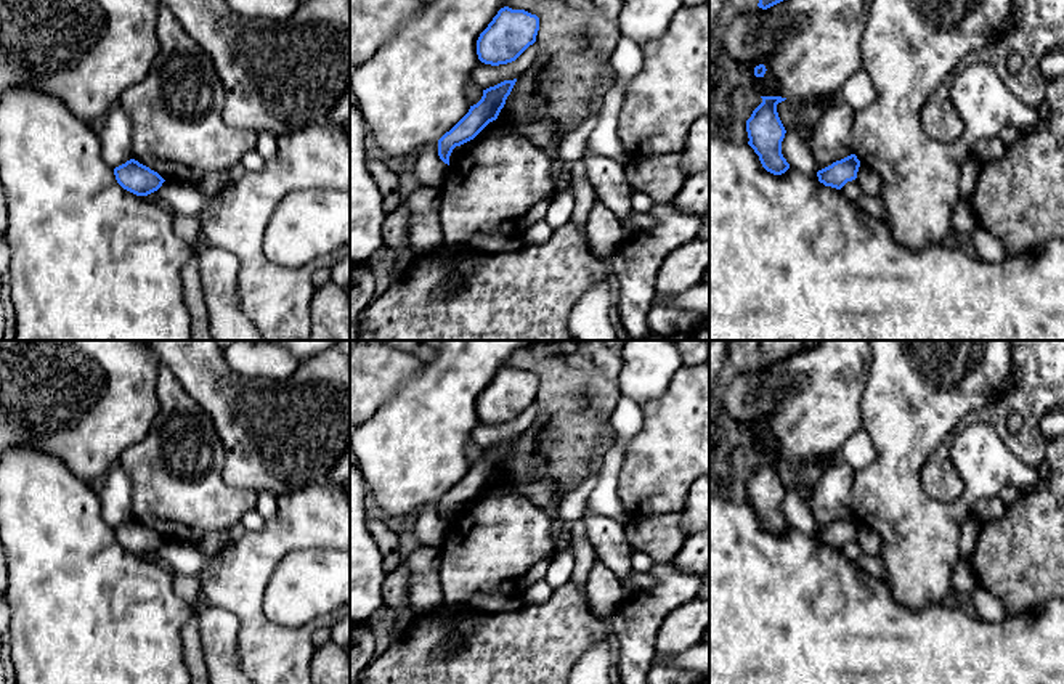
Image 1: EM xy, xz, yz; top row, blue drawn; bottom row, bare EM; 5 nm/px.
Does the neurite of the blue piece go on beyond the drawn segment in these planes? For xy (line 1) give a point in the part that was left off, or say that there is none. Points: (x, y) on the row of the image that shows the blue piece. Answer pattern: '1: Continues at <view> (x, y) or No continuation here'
1: No continuation here

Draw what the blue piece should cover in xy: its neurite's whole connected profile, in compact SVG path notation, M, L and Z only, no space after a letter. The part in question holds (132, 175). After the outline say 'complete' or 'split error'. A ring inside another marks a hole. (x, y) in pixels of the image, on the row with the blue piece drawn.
M130 159L125 164L116 167L114 175L124 189L136 196L148 196L157 191L165 181L157 172L135 159Z; complete

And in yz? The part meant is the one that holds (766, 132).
M761 96L762 103L753 111L746 120L748 145L759 156L762 167L782 175L790 169L790 164L782 154L782 141L785 138L785 127L778 117L777 104L785 101L782 96Z; complete

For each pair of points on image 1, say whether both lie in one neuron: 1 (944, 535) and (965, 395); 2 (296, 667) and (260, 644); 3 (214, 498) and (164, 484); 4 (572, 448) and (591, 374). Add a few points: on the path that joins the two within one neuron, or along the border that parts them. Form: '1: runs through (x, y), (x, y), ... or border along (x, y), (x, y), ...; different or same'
1: runs through (910, 500), (910, 448), (929, 429); same
2: runs through (288, 667), (283, 667), (268, 652); same
3: runs through (201, 498), (185, 498), (177, 490); same
4: runs through (572, 431), (573, 405), (578, 392); same

